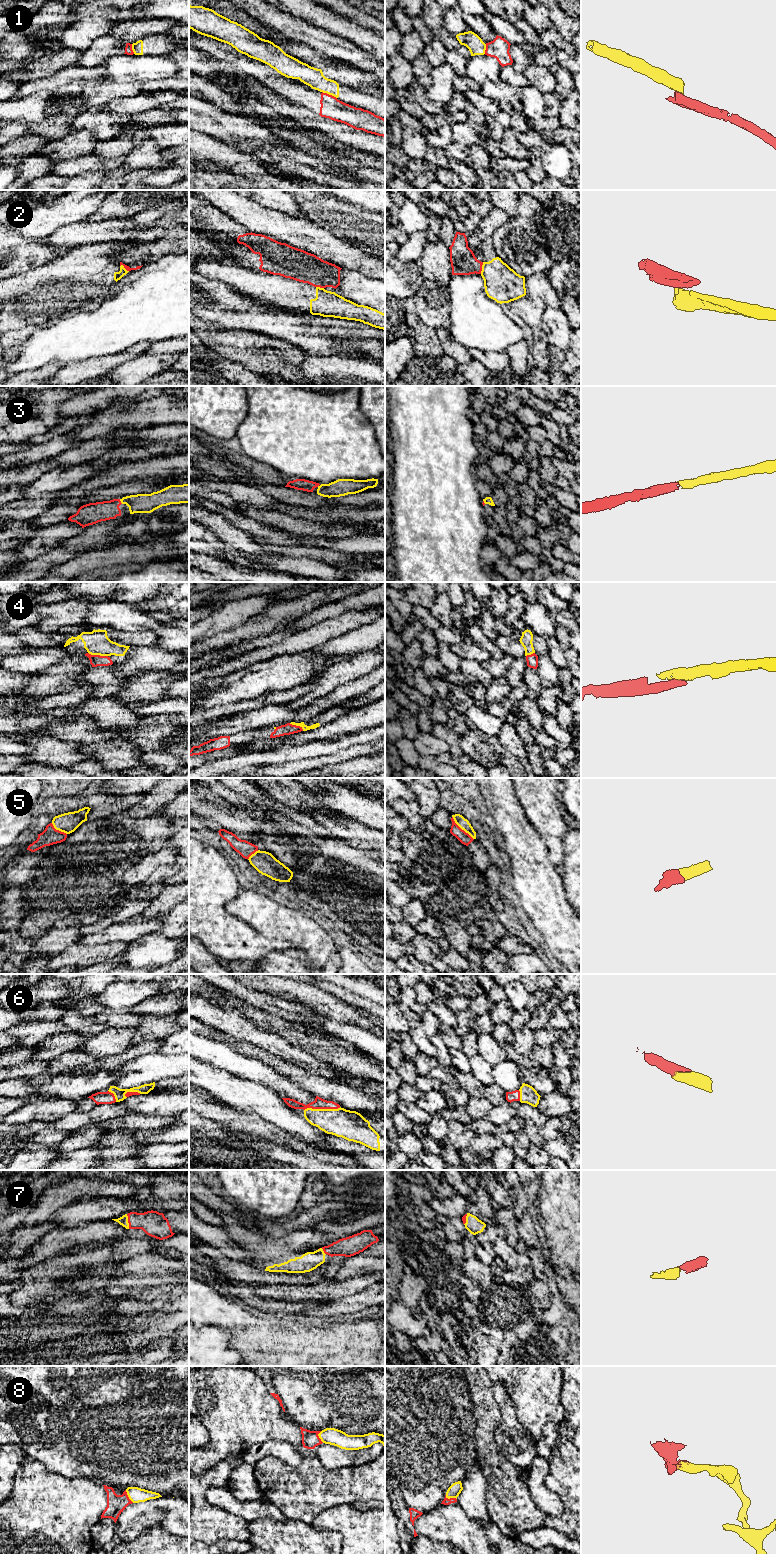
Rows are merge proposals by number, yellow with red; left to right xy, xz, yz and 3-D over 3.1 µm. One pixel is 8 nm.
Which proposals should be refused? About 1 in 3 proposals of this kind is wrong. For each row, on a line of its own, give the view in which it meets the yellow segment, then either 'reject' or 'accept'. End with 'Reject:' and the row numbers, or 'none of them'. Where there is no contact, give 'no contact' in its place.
1: xz | reject
2: yz | reject
3: xy | accept
4: xy | accept
5: yz | accept
6: xz | accept
7: xy | accept
8: yz | accept
Reject: 1, 2

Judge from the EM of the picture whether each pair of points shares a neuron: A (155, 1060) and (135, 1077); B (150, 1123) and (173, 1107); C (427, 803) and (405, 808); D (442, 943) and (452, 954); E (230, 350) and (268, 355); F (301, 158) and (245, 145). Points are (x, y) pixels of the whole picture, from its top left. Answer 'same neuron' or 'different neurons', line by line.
A: same neuron
B: different neurons
C: different neurons
D: different neurons
E: same neuron
F: same neuron

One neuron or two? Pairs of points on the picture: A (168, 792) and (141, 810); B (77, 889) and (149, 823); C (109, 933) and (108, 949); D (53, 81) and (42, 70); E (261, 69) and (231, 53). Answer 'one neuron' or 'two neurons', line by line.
A: one neuron
B: one neuron
C: two neurons
D: two neurons
E: one neuron

